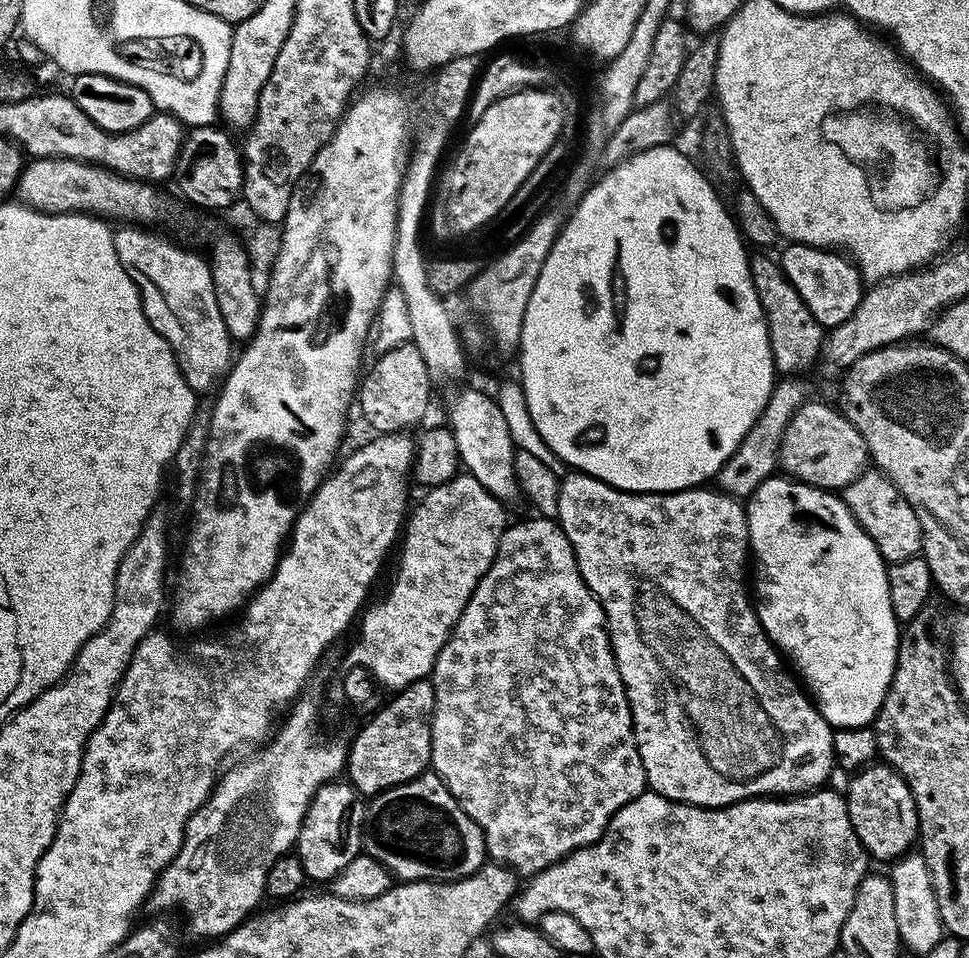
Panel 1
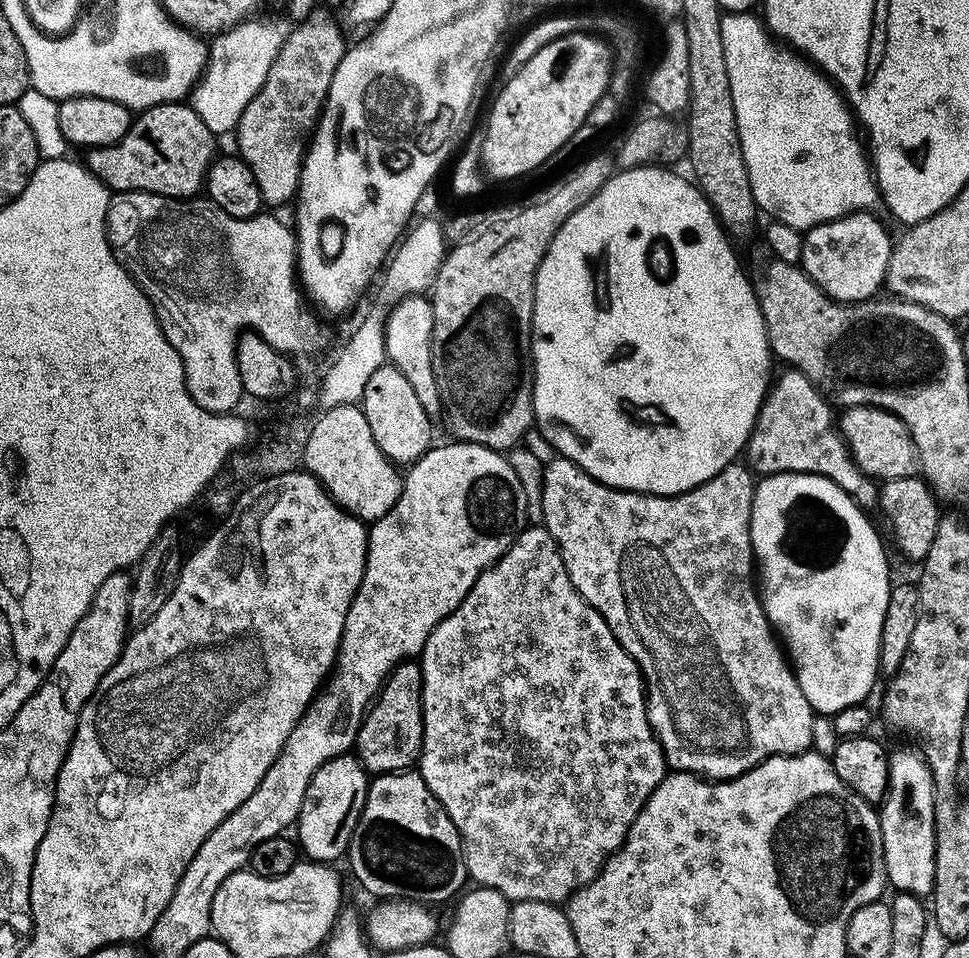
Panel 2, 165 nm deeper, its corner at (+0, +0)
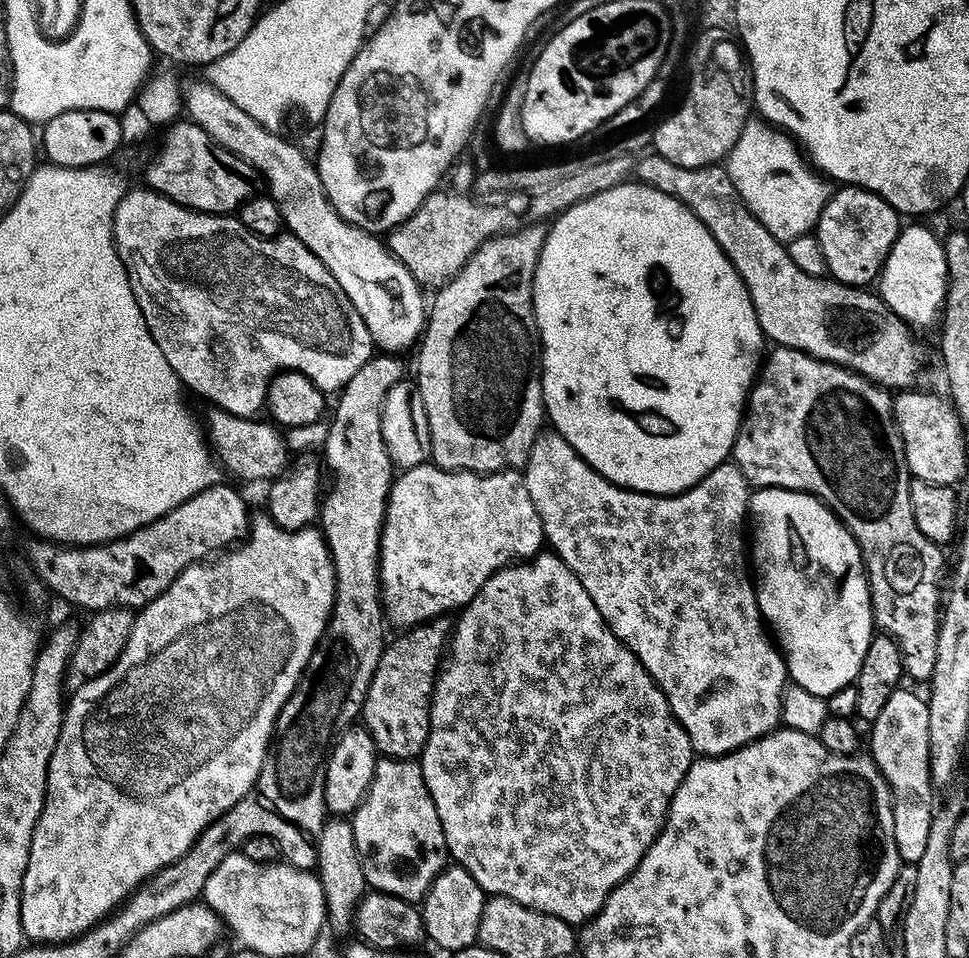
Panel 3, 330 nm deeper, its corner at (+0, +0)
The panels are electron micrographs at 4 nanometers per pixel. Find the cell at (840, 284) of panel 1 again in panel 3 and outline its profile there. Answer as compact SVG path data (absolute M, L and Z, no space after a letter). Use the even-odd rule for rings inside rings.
M840 186L837 189L829 195L814 229L822 254L826 254L827 275L839 284L868 286L884 268L892 244L900 233L902 216L878 194L865 188Z

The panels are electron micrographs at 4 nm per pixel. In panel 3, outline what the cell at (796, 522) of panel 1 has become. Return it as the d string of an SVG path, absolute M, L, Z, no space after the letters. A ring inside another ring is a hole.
M785 488L753 491L750 496L750 520L756 523L756 529L750 532L750 556L758 577L756 601L761 617L774 633L775 643L788 665L791 683L825 698L855 685L858 670L862 670L862 658L866 658L866 646L870 646L874 635L868 573L864 571L864 557L860 555L856 539L818 497Z

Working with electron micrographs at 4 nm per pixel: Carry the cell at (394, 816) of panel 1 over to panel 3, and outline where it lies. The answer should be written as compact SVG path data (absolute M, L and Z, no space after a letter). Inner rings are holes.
M377 759L368 793L365 794L359 808L351 813L350 819L354 830L354 842L358 846L362 862L365 885L369 889L385 892L403 900L423 901L432 879L444 871L450 857L446 838L442 834L442 822L438 818L438 810L434 810L434 798L430 798L430 790L426 790L426 778L422 778L419 763L416 760Z

